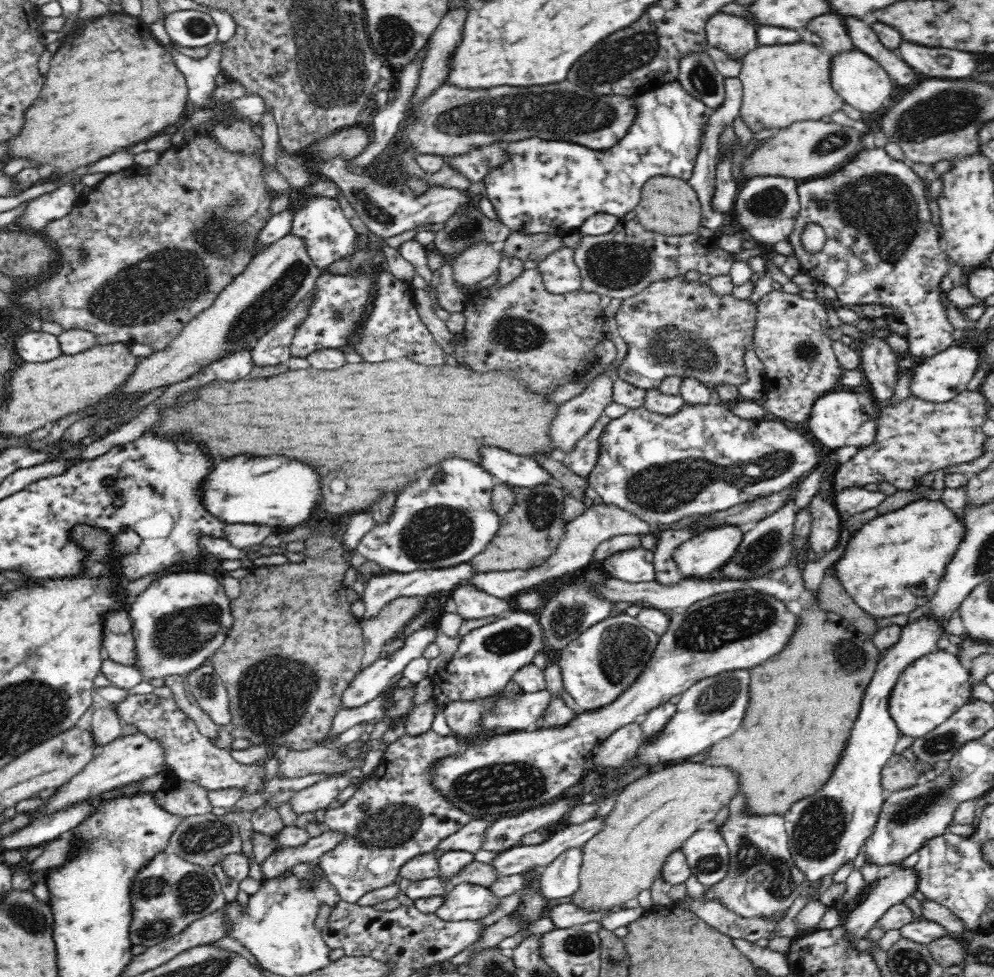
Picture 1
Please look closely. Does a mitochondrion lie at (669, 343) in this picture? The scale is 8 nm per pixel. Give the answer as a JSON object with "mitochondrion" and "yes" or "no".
{"mitochondrion":"yes"}

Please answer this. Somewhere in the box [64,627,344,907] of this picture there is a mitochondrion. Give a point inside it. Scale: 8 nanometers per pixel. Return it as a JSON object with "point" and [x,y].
{"point":[274,694]}

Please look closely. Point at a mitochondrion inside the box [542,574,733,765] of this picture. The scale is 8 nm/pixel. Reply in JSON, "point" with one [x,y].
{"point":[624,647]}

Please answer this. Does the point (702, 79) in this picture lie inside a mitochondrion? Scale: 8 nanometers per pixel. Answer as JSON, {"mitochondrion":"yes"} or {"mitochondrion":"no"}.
{"mitochondrion":"yes"}

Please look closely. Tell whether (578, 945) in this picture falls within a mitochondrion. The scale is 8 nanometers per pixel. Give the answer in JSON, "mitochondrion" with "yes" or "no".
{"mitochondrion":"yes"}

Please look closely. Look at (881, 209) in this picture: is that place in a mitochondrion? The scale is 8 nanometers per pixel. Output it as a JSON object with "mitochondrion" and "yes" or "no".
{"mitochondrion":"yes"}

